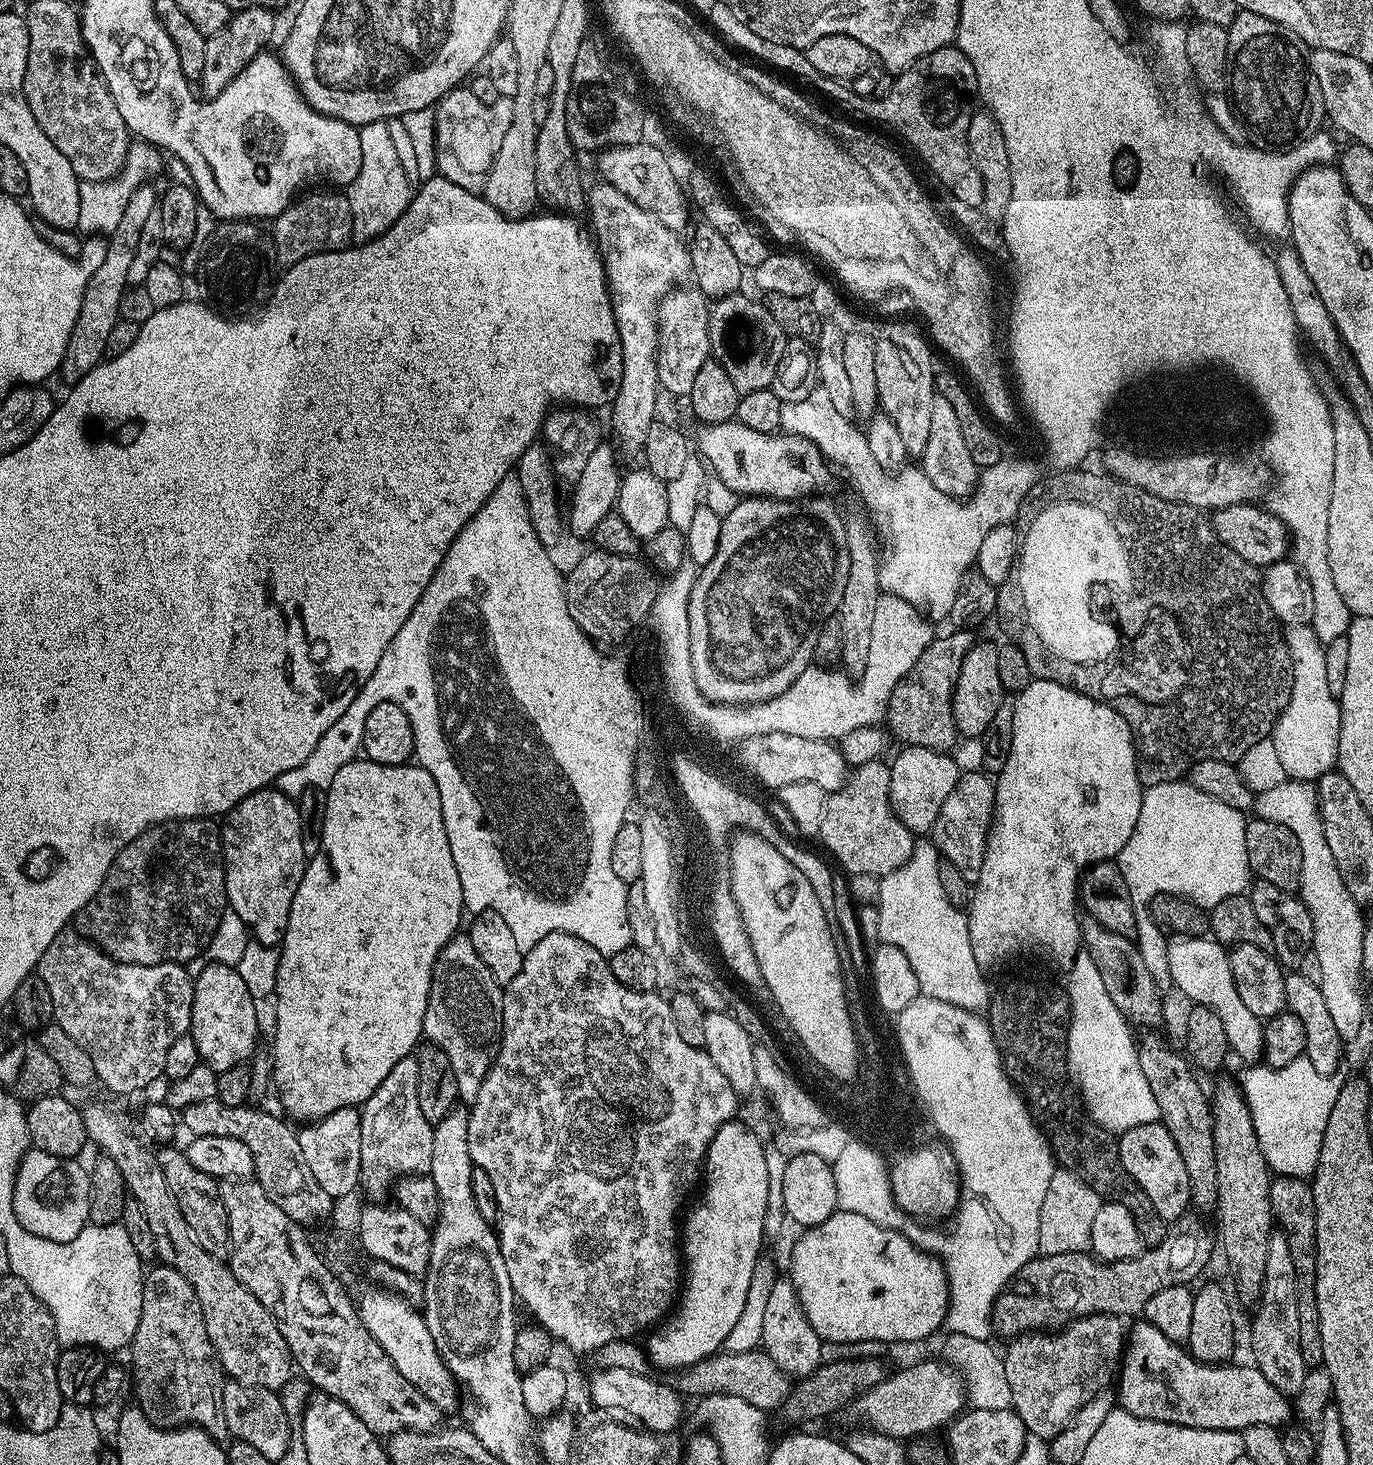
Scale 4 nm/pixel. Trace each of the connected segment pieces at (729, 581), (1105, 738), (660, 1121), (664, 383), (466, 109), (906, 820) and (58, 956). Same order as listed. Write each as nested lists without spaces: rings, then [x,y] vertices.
[[[750,496],[739,501],[720,522],[718,550],[714,558],[697,571],[696,581],[690,590],[688,613],[690,614],[690,662],[692,677],[697,690],[714,704],[750,705],[762,703],[782,694],[803,671],[813,663],[814,646],[826,620],[833,619],[840,610],[842,592],[850,571],[850,549],[846,544],[845,517],[828,500],[805,498],[803,500],[772,500],[769,496]]]
[[[1032,679],[1026,690],[1015,693],[1014,699],[1014,738],[1010,742],[1010,758],[1006,758],[1006,766],[995,777],[996,785],[996,814],[992,818],[992,828],[988,832],[986,854],[982,858],[980,876],[974,882],[972,902],[966,909],[969,924],[970,946],[974,950],[974,958],[983,970],[996,968],[1015,956],[1041,956],[1049,960],[1056,968],[1071,969],[1076,961],[1076,955],[1082,951],[1080,935],[1081,913],[1078,911],[1080,894],[1080,877],[1094,864],[1104,860],[1115,861],[1119,853],[1130,841],[1130,836],[1138,824],[1139,810],[1142,809],[1144,788],[1136,773],[1136,747],[1132,741],[1132,731],[1111,704],[1103,704],[1101,700],[1090,698],[1086,694],[1076,692],[1072,688],[1062,686],[1058,682]]]
[[[565,932],[546,934],[546,938],[542,938],[542,942],[538,942],[527,952],[522,962],[522,970],[518,970],[518,974],[504,988],[500,1047],[495,1060],[492,1061],[490,1070],[486,1074],[486,1078],[482,1082],[482,1090],[478,1090],[476,1099],[471,1101],[468,1114],[470,1158],[475,1167],[486,1170],[486,1174],[490,1176],[490,1182],[494,1186],[496,1211],[498,1213],[498,1219],[494,1224],[494,1231],[500,1242],[502,1262],[506,1262],[506,1274],[510,1274],[510,1286],[512,1287],[513,1297],[521,1305],[524,1303],[532,1311],[533,1316],[531,1317],[535,1320],[535,1323],[546,1329],[552,1335],[553,1341],[560,1343],[561,1340],[572,1352],[589,1352],[589,1354],[595,1353],[602,1346],[615,1340],[631,1341],[633,1338],[636,1338],[632,1336],[638,1335],[643,1328],[649,1327],[648,1329],[651,1329],[653,1326],[659,1325],[669,1315],[670,1309],[673,1307],[674,1301],[677,1299],[678,1293],[682,1288],[682,1248],[678,1243],[678,1217],[685,1207],[684,1199],[687,1198],[688,1191],[695,1184],[697,1187],[698,1181],[701,1179],[704,1156],[708,1153],[708,1147],[714,1138],[714,1134],[718,1134],[720,1127],[727,1124],[729,1120],[737,1115],[736,1103],[738,1103],[735,1090],[730,1086],[730,1082],[726,1082],[726,1077],[722,1074],[722,1070],[718,1070],[718,1066],[714,1066],[714,1062],[708,1057],[708,1053],[703,1048],[695,1048],[688,1045],[687,1042],[682,1042],[682,1038],[678,1038],[678,1030],[674,1030],[674,1018],[670,1014],[668,1000],[665,997],[660,997],[660,994],[656,992],[639,992],[638,990],[630,990],[626,986],[622,986],[622,982],[618,982],[618,978],[614,978],[608,962],[609,957],[604,956],[598,950],[594,950],[594,946],[582,942],[582,938],[571,936]]]
[[[688,287],[673,288],[660,304],[658,317],[660,352],[656,355],[661,389],[665,393],[673,392],[676,396],[684,397],[691,393],[694,378],[697,376],[698,370],[702,370],[704,363],[710,359],[712,350],[710,330],[708,329],[710,301],[708,297],[702,295],[699,288]]]
[[[457,86],[439,101],[434,111],[437,173],[463,189],[481,193],[498,147],[513,122],[512,97],[500,97],[498,102],[488,104],[479,101],[469,87]]]
[[[904,746],[890,760],[890,802],[896,817],[914,834],[931,833],[934,822],[942,810],[942,802],[950,798],[950,790],[960,781],[959,768],[946,752]]]
[[[75,927],[64,928],[56,935],[54,942],[50,942],[50,946],[46,946],[46,954],[42,954],[40,959],[38,975],[42,982],[46,984],[47,989],[50,990],[50,997],[53,1002],[53,1021],[58,1026],[62,1026],[62,1030],[66,1030],[66,1034],[70,1034],[70,1038],[74,1038],[74,1042],[78,1042],[78,1046],[82,1046],[82,1050],[86,1050],[86,1054],[90,1054],[90,1062],[94,1062],[96,1080],[99,1083],[104,1083],[112,1092],[140,1092],[147,1084],[154,1083],[158,1078],[161,1079],[170,1045],[177,1038],[189,1035],[192,1027],[192,985],[194,980],[193,977],[188,975],[185,965],[123,964],[113,960],[111,956],[107,956],[99,946],[93,944],[81,932],[77,932]]]

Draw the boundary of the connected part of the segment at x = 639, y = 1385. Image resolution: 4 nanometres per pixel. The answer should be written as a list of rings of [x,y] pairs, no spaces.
[[[600,1368],[588,1380],[588,1396],[600,1408],[613,1408],[616,1412],[625,1412],[629,1416],[627,1419],[635,1422],[641,1429],[649,1432],[675,1433],[680,1419],[684,1416],[681,1393],[675,1387],[672,1389],[670,1385],[663,1384],[660,1380],[651,1380],[644,1375],[643,1371]]]

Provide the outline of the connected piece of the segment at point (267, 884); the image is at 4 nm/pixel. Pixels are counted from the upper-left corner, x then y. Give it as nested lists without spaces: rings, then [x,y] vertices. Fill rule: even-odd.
[[[269,786],[242,798],[226,813],[222,823],[227,907],[242,918],[255,943],[279,945],[286,934],[290,906],[294,894],[298,894],[306,863],[299,803]]]

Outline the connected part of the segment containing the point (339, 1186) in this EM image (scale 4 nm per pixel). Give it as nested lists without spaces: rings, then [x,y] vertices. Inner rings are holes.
[[[359,1107],[334,1110],[334,1114],[326,1114],[321,1120],[305,1123],[297,1131],[296,1137],[298,1146],[302,1146],[306,1163],[310,1165],[310,1171],[318,1181],[318,1186],[326,1190],[326,1194],[340,1198],[350,1195],[355,1188],[358,1188],[362,1162],[362,1126]]]

